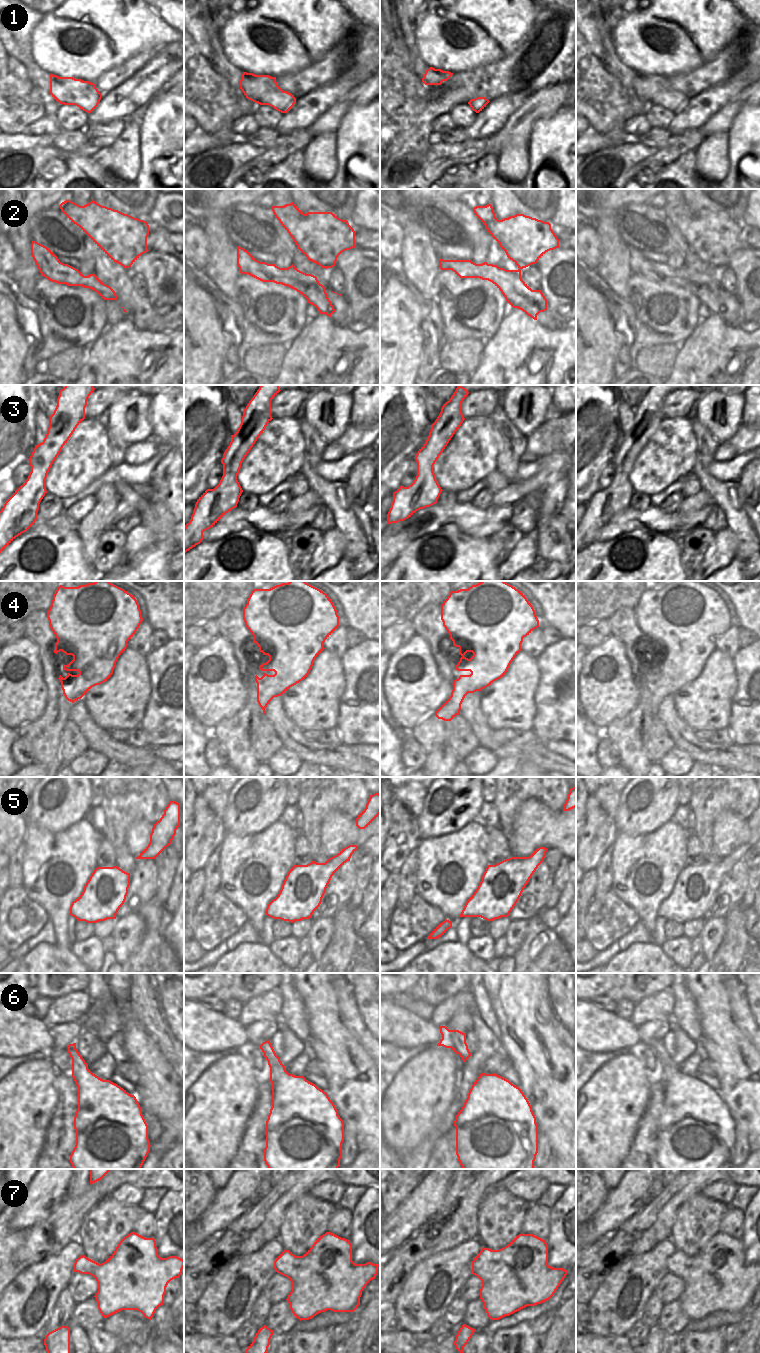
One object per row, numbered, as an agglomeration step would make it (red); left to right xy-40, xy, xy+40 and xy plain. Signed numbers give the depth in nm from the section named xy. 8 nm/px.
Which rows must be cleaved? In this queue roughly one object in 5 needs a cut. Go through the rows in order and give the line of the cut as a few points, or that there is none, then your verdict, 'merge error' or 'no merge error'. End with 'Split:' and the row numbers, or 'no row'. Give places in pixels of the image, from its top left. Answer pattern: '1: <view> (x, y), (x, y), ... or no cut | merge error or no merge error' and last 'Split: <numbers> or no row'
1: no cut | no merge error
2: no cut | no merge error
3: no cut | no merge error
4: no cut | no merge error
5: no cut | no merge error
6: no cut | no merge error
7: no cut | no merge error
Split: no row

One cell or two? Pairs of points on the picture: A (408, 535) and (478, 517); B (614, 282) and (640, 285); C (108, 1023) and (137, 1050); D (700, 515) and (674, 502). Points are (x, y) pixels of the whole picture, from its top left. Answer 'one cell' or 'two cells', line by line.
A: one cell
B: two cells
C: two cells
D: two cells

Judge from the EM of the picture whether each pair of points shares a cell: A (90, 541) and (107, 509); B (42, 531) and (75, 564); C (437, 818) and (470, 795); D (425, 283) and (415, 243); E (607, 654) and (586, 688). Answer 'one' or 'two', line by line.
A: one
B: one
C: one
D: one
E: one

